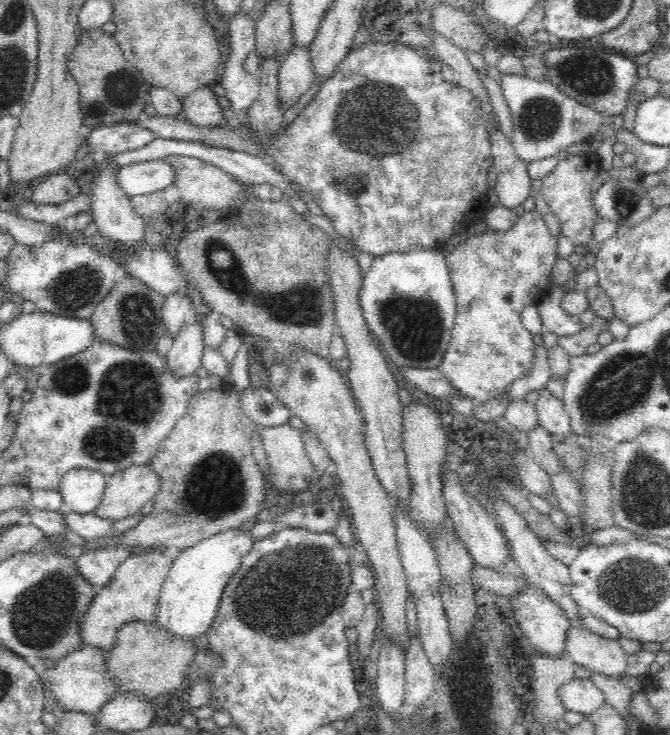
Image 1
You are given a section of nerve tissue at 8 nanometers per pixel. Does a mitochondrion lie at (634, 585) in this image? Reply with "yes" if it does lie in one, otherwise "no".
yes

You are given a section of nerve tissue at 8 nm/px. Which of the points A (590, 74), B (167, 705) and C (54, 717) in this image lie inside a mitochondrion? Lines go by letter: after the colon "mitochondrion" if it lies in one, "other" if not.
A: mitochondrion
B: other
C: other

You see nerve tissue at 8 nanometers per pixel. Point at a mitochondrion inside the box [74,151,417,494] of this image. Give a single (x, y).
(307, 307)

